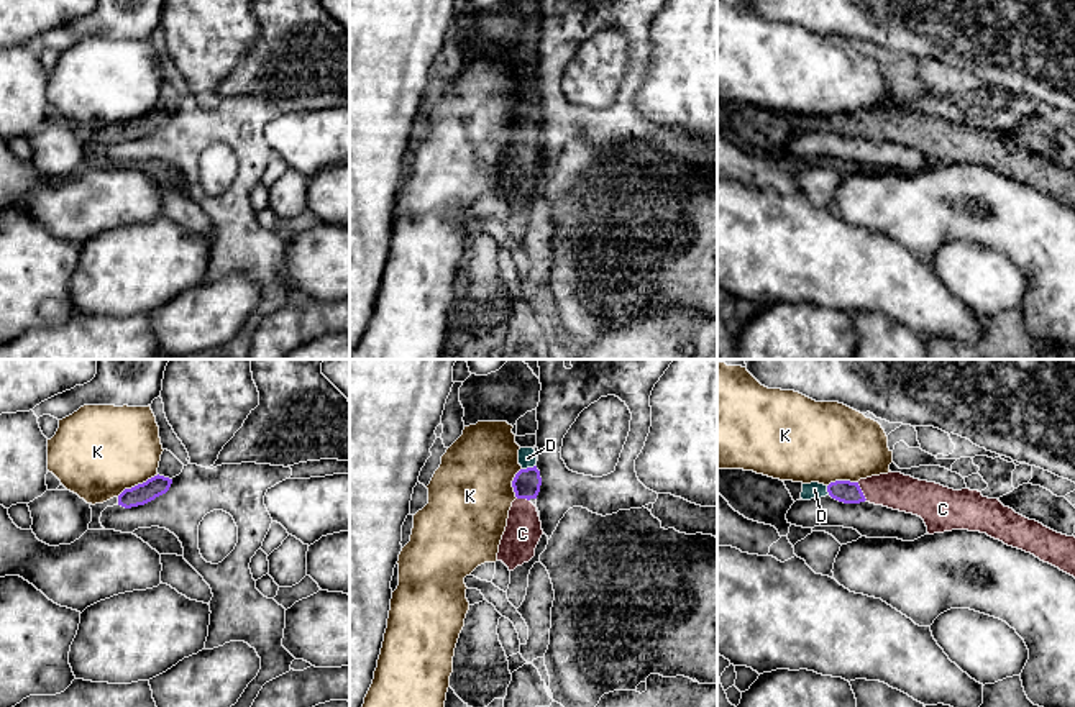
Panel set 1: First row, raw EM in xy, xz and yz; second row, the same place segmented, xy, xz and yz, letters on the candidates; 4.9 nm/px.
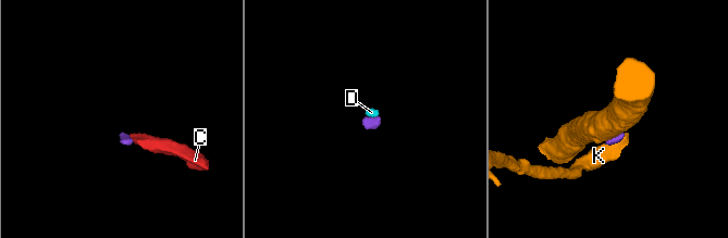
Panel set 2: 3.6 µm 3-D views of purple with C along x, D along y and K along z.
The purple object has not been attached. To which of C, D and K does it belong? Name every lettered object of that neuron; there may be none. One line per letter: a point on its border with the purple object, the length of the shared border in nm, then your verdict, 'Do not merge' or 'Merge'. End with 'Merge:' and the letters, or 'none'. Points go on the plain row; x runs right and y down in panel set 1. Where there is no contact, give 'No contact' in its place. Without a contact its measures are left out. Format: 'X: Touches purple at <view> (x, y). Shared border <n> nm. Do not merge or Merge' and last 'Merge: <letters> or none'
C: Touches purple at yz (860, 123). Shared border 100 nm. Merge
D: Touches purple at xz (527, 100). Shared border 70 nm. Merge
K: Touches purple at xy (138, 117). Shared border 240 nm. Do not merge
Merge: C, D

